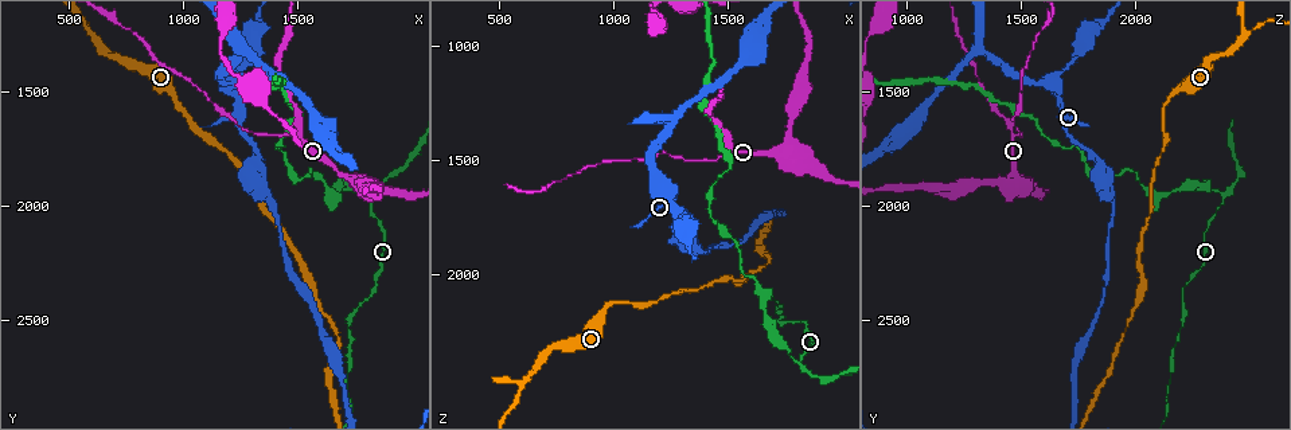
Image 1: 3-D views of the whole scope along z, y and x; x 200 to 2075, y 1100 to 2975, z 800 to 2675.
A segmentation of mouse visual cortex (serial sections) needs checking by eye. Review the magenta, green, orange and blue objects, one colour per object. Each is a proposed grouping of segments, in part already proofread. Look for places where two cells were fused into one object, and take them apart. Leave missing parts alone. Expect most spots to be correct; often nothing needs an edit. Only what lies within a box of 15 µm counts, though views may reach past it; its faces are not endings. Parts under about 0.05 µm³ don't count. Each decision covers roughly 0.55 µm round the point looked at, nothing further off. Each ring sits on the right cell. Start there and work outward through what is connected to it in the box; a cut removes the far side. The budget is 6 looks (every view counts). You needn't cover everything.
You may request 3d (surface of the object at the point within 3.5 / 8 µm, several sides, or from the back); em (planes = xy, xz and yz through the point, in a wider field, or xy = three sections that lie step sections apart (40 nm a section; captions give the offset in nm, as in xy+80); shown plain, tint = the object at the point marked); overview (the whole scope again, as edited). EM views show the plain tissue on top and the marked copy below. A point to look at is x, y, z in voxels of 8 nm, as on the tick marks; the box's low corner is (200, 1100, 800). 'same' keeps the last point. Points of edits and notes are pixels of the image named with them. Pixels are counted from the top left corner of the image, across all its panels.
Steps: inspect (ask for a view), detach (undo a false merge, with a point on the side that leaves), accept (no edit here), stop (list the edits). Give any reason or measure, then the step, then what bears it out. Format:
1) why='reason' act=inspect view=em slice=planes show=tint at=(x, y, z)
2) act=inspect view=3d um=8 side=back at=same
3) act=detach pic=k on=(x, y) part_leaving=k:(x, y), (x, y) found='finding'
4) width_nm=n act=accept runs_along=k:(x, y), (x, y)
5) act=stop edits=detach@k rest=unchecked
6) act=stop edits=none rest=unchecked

act=inspect view=3d um=3.5 side=back at=(1740, 1880, 1470)

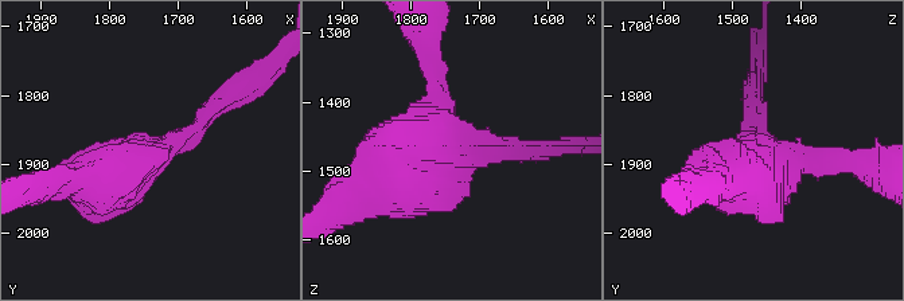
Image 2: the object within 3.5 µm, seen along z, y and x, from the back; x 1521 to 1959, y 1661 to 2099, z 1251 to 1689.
act=accept runs_along=2:(510, 152), (436, 141), (432, 59) found='continuous, no second cell'

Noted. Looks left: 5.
why='three-way junction' act=inspect view=3d um=8 at=(600, 1240, 2480)

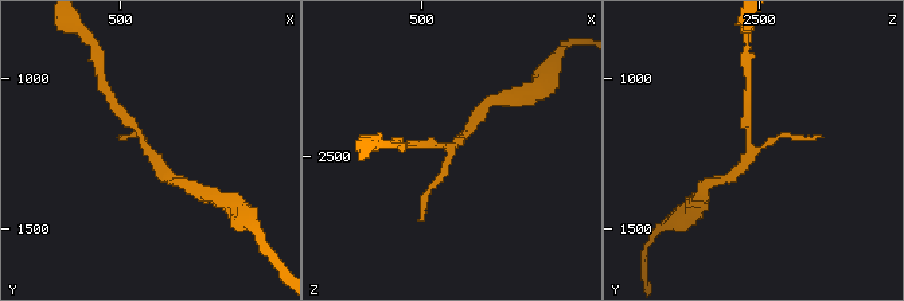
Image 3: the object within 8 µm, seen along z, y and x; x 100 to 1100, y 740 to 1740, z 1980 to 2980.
arms=3 arm_widths_nm=150,200,200 why='now the EM' act=inspect view=em slice=xy step=3 show=tint at=(600, 1250, 2470)

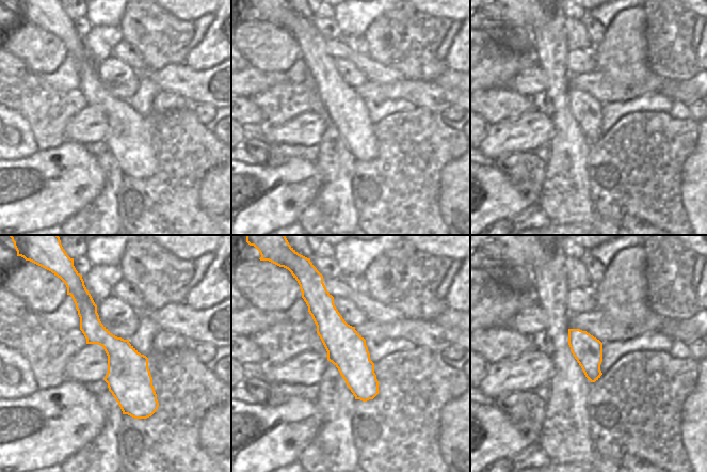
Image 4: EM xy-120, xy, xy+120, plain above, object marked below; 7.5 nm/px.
act=accept runs_along=4:(82, 293), (147, 413) found='one cell here'

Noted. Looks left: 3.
why='sharp bend' act=inspect view=3d um=3.5 at=(1800, 1980, 2380)

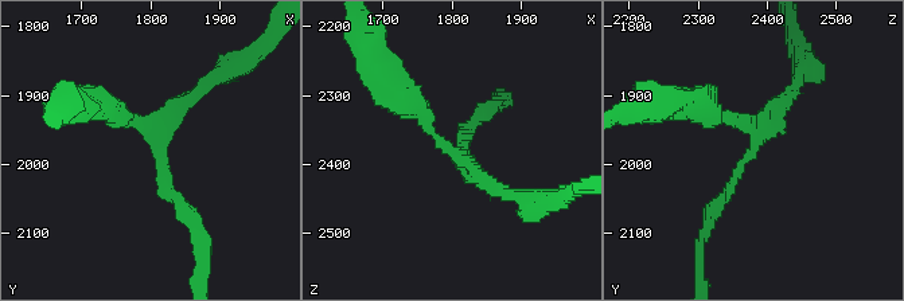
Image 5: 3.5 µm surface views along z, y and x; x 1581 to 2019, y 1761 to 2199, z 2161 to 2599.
why='shape alone is not enough' act=inspect view=em slice=xy step=2 show=tint at=(1810, 1970, 2390)

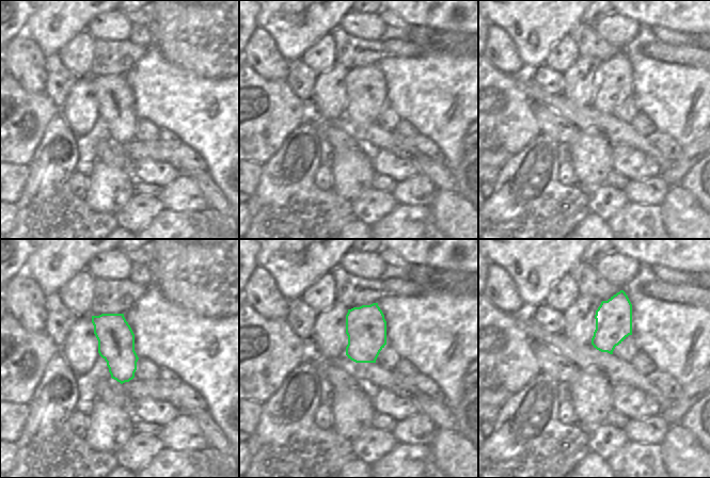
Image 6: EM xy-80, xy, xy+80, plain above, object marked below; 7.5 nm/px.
arm_widths_nm=150,150,200 act=accept runs_along=5:(187, 211), (166, 187), (162, 145), (104, 104) found='continuous, no second cell'

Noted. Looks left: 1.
act=stop edits=none rest=unchecked

